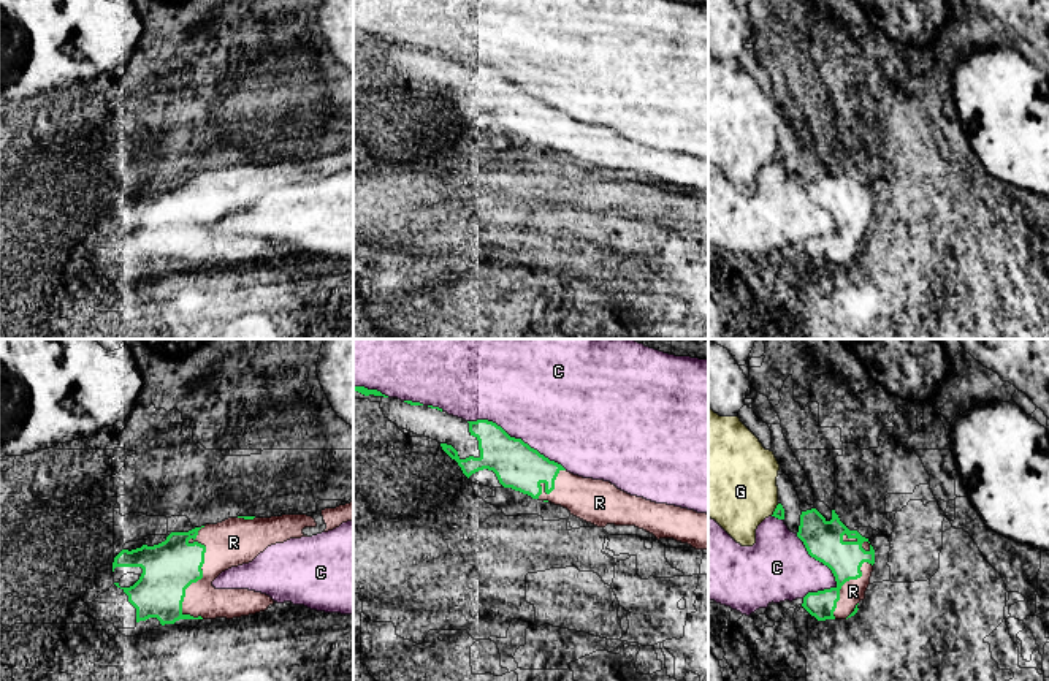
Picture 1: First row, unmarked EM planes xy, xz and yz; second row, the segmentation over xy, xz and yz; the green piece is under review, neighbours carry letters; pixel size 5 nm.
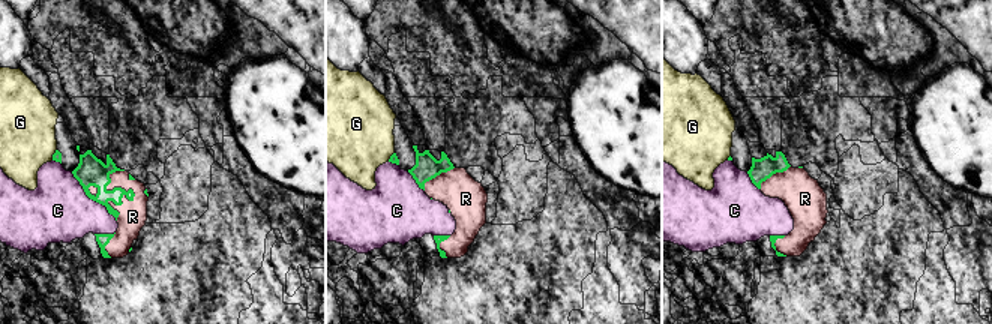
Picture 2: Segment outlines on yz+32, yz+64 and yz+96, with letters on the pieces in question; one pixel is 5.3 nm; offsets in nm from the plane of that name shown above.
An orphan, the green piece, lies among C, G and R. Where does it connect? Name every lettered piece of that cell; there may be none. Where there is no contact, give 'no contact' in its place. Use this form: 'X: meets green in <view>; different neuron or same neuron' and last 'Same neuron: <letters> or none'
C: meets green in xz; different neuron
G: meets green in yz; different neuron
R: meets green in xy; same neuron
Same neuron: R

